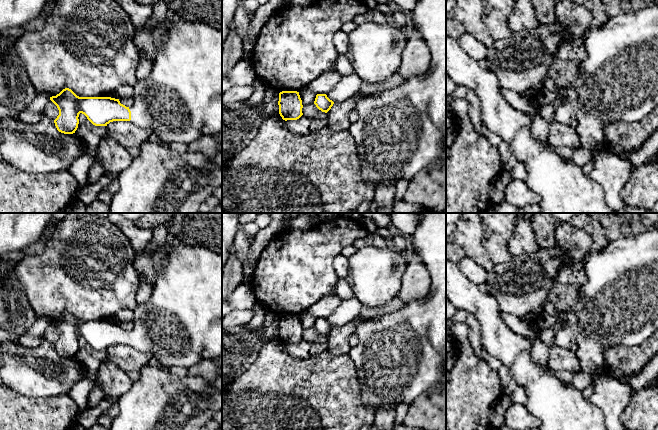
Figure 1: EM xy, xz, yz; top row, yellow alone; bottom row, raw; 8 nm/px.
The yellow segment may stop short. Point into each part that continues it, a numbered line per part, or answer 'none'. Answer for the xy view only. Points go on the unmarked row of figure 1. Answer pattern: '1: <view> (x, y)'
1: xy (181, 324)

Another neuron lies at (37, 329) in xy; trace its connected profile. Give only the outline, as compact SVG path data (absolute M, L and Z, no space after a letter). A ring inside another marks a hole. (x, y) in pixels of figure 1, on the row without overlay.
M39 317L37 321L22 334L22 336L42 337L49 324L50 320L47 317Z

